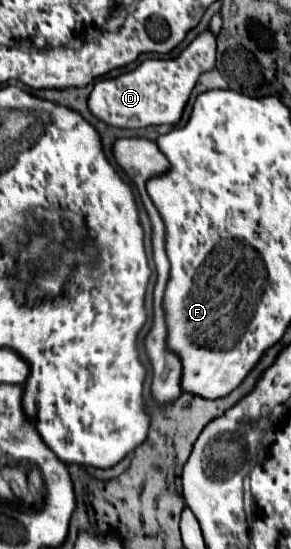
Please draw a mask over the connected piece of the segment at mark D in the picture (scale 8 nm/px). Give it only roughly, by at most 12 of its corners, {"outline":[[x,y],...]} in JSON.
{"outline":[[207,28],[177,58],[99,80],[87,106],[117,128],[177,124],[215,68]]}

